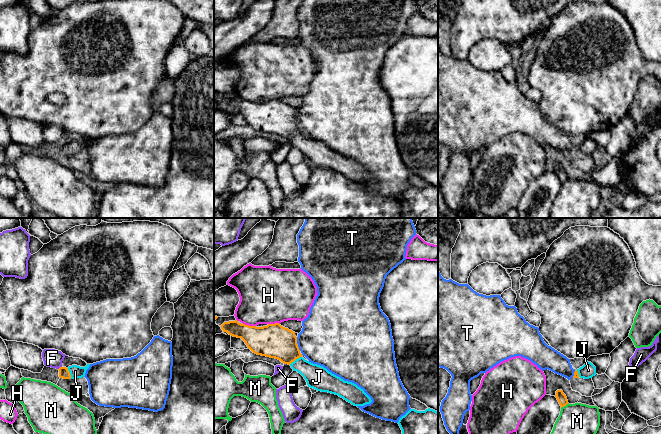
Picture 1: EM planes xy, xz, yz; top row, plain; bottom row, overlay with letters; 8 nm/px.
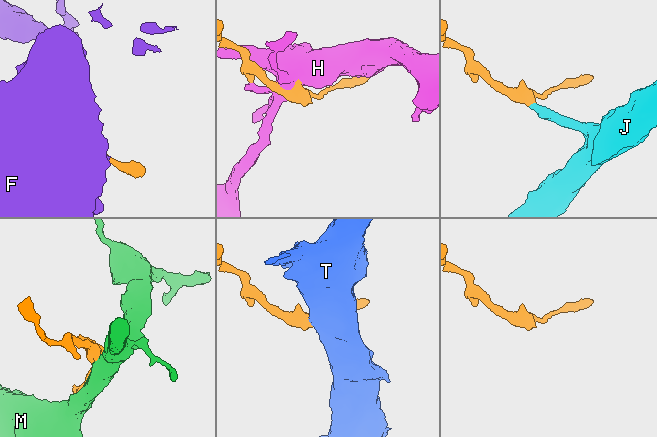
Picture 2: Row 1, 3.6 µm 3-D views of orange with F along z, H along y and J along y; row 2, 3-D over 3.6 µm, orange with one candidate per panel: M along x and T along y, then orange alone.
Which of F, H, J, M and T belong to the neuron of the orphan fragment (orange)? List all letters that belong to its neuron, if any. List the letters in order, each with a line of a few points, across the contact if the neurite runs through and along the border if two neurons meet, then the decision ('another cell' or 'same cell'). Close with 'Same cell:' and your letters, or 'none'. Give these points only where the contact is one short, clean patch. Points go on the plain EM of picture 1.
F: xy (61, 142), (58, 145) | another cell
H: another cell
J: xz (275, 117), (295, 135), (317, 153) | same cell
M: another cell
T: another cell
Same cell: J

